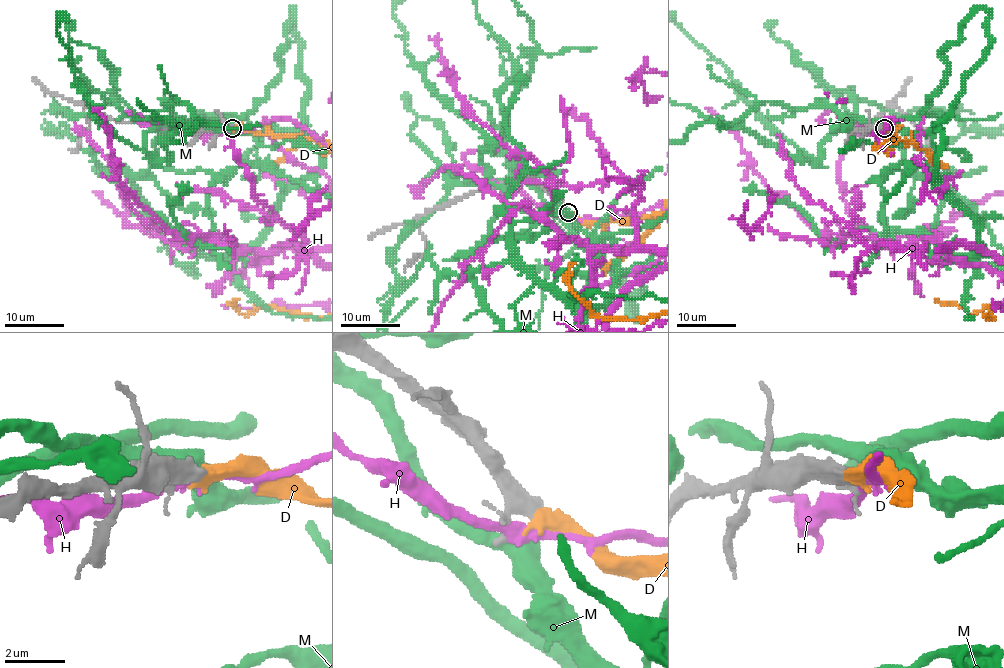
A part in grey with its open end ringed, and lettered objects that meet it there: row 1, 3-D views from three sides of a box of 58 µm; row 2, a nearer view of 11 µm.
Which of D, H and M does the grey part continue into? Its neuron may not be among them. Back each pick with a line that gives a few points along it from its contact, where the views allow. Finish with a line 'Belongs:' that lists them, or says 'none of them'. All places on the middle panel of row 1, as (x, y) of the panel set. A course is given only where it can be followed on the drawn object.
Belongs: D

